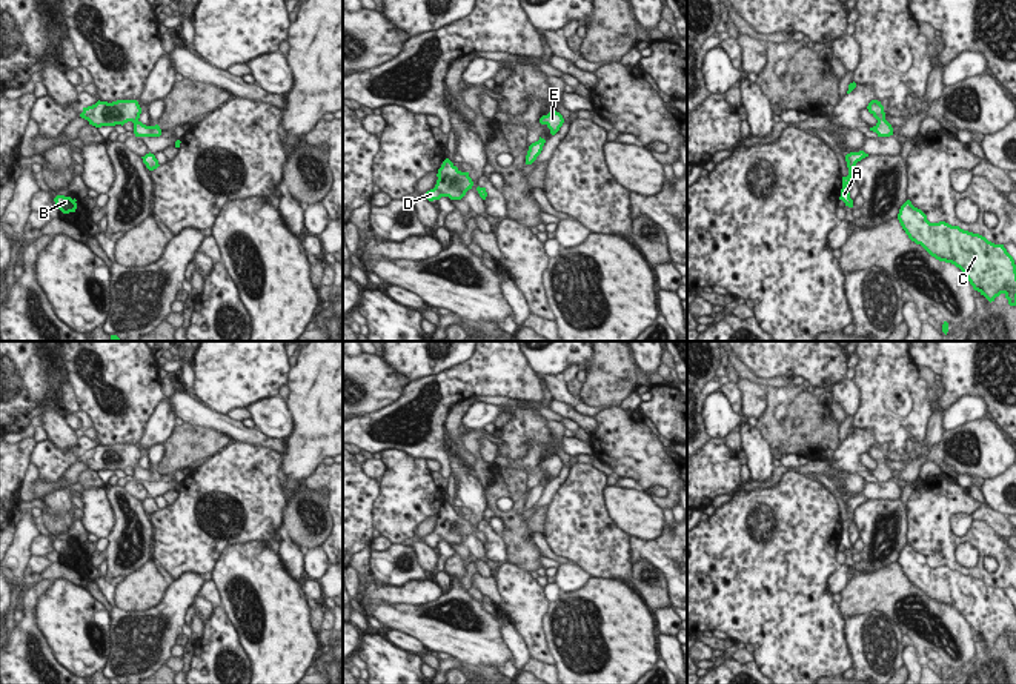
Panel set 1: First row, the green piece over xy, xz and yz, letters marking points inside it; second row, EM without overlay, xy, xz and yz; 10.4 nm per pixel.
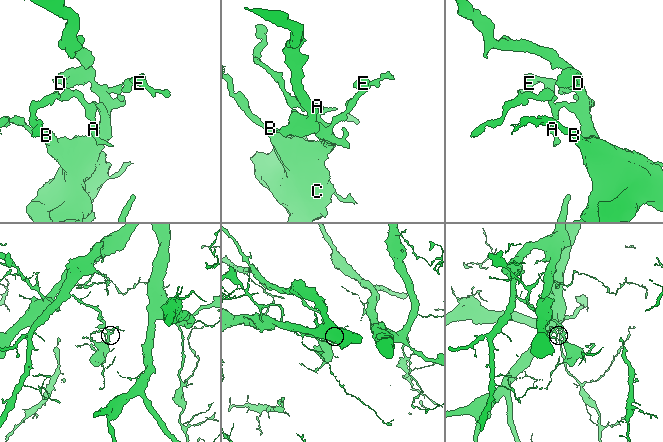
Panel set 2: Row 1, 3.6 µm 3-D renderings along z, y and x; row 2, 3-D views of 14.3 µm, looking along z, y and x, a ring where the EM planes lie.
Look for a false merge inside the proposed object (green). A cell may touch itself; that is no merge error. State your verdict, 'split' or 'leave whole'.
leave whole

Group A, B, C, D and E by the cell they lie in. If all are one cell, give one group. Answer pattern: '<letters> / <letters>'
A B C D E

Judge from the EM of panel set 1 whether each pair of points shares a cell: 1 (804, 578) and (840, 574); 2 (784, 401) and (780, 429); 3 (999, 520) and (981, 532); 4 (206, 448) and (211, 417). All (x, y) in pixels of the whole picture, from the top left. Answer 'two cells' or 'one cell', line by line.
1: two cells
2: one cell
3: two cells
4: two cells

